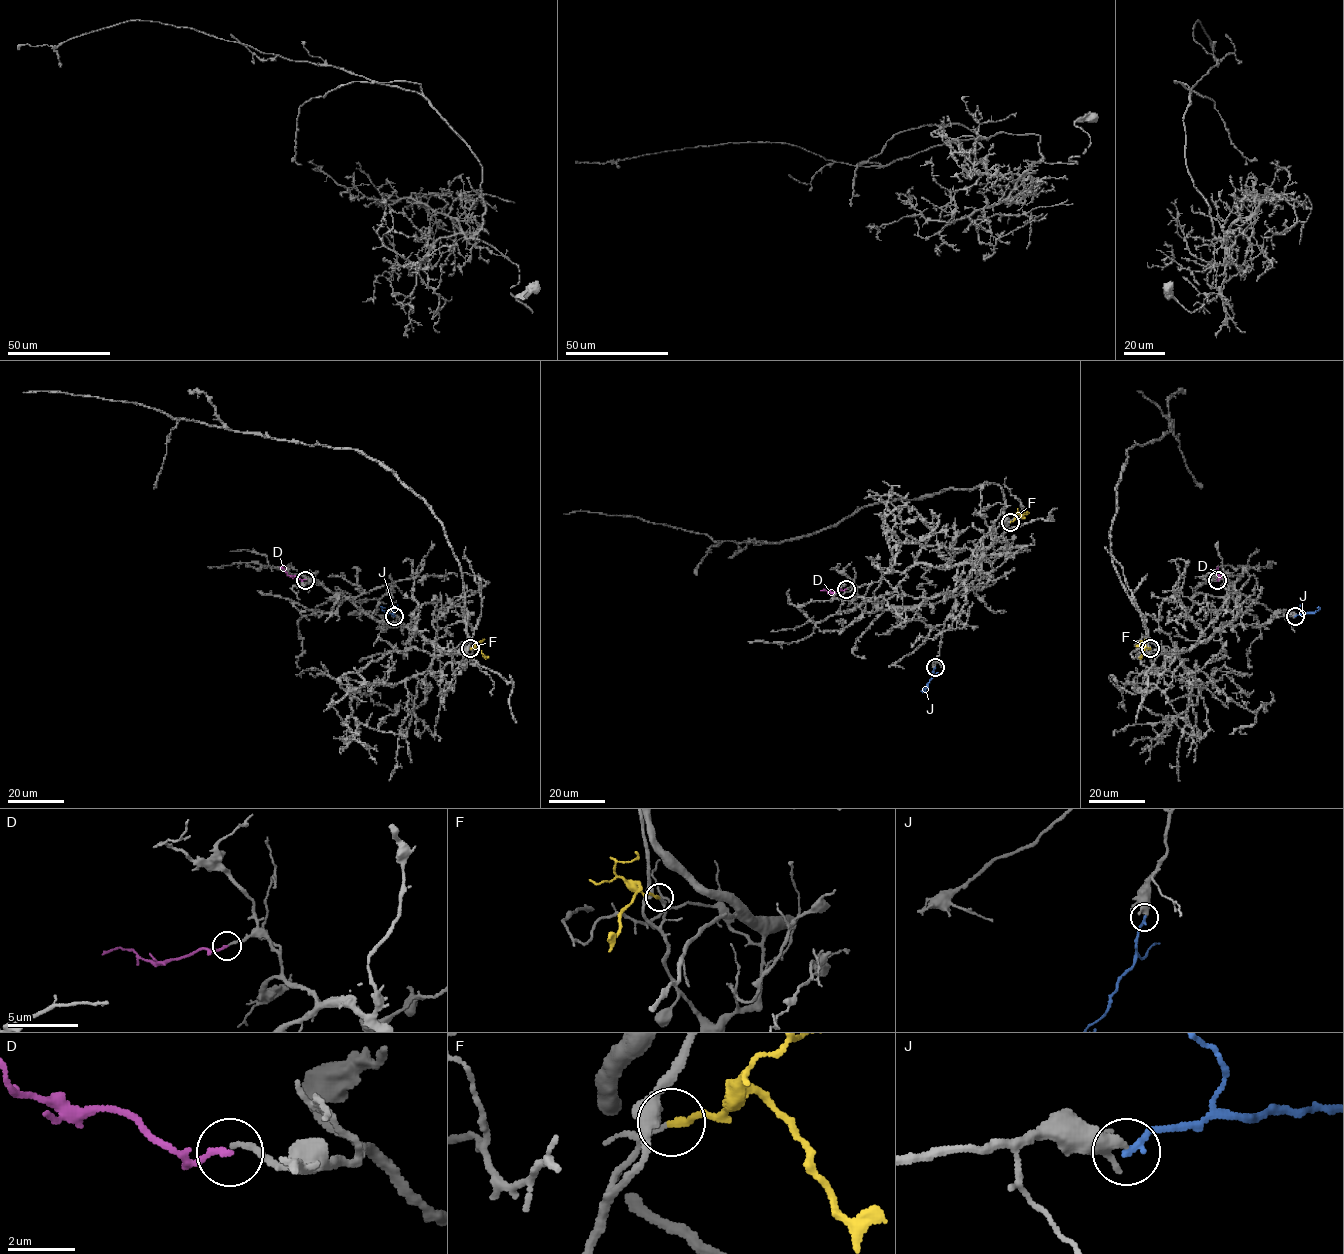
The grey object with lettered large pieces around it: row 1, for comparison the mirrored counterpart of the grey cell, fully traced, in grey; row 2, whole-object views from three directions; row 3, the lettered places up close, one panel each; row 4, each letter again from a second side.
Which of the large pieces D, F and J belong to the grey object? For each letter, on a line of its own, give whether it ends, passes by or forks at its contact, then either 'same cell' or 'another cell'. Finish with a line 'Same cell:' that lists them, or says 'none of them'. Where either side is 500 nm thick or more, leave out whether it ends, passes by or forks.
D: it ends there; same cell
F: it ends there; same cell
J: it ends there; another cell
Same cell: D, F

